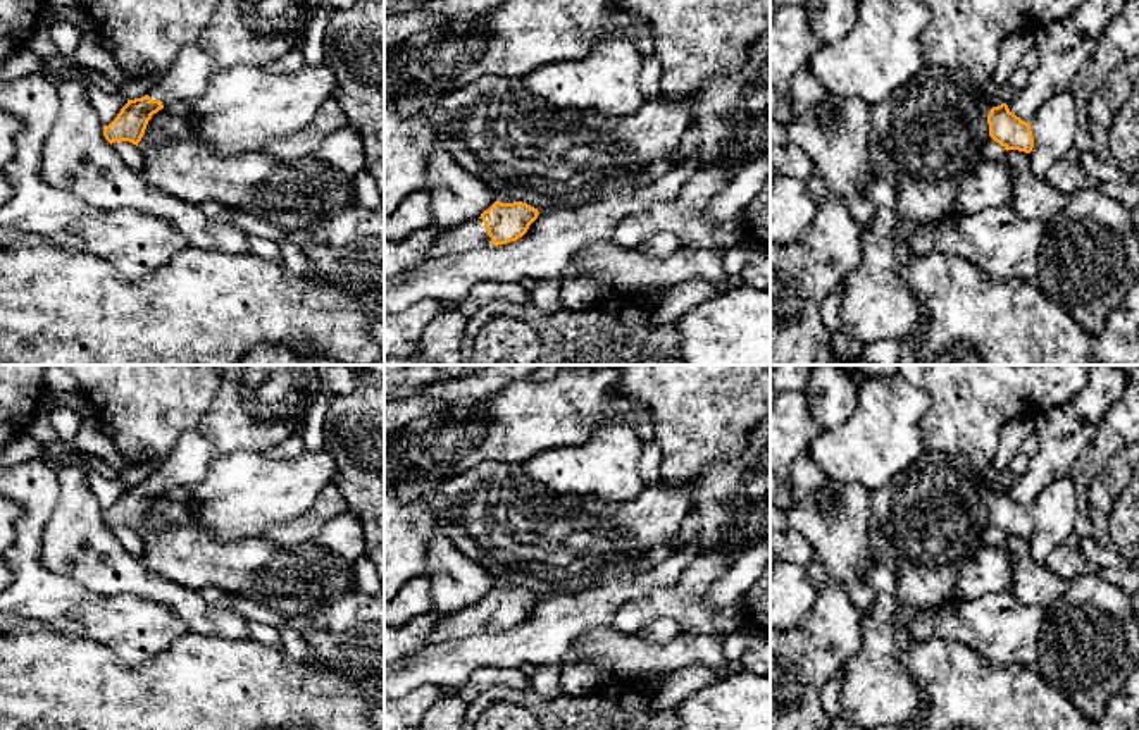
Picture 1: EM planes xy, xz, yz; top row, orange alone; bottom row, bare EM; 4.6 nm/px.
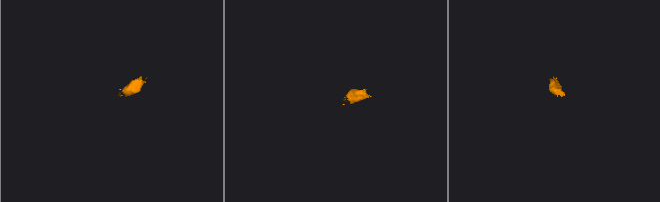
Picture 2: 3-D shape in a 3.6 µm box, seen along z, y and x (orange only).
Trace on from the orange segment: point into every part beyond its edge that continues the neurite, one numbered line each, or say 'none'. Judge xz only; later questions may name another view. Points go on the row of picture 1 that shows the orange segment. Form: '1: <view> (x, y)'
1: xz (471, 235)

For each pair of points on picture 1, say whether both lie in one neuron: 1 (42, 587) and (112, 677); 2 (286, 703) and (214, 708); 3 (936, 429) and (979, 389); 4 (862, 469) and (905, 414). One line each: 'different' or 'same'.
1: different
2: same
3: same
4: same

